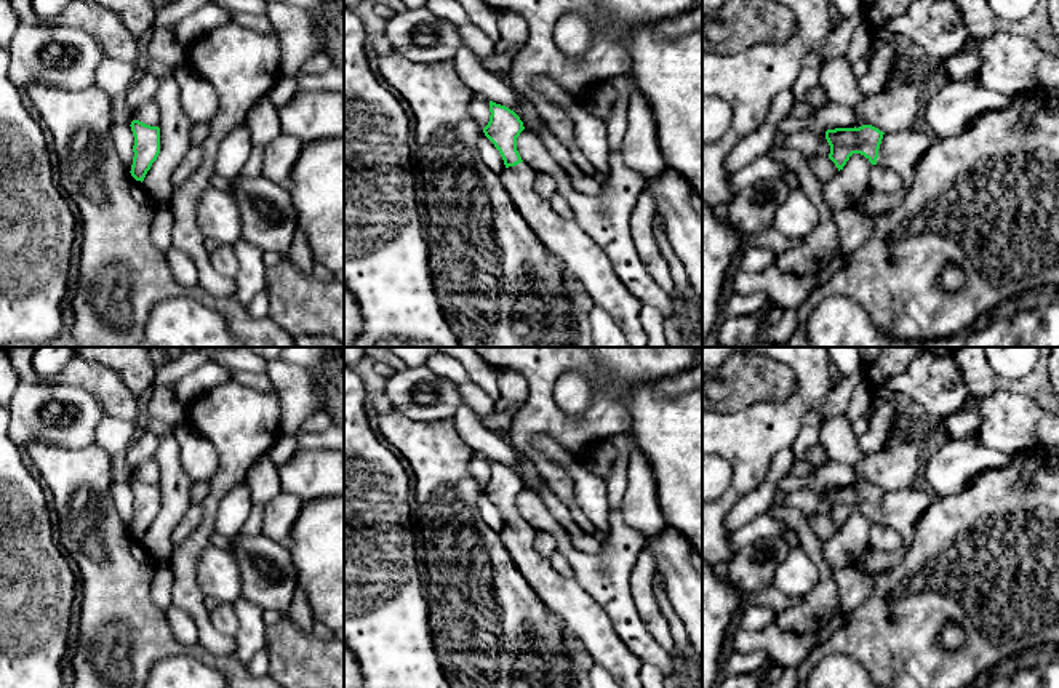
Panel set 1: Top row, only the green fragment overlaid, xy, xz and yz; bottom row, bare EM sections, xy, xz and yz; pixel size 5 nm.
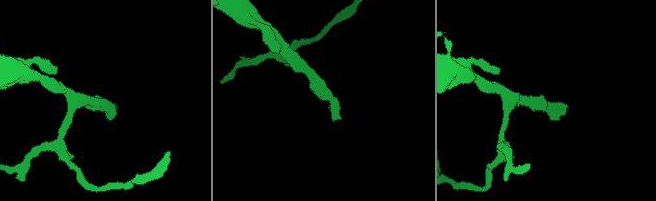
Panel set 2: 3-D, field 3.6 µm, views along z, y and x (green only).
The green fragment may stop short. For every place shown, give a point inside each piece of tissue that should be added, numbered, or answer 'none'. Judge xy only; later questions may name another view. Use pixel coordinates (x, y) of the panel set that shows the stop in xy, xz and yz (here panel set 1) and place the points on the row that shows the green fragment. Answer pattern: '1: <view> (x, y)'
none

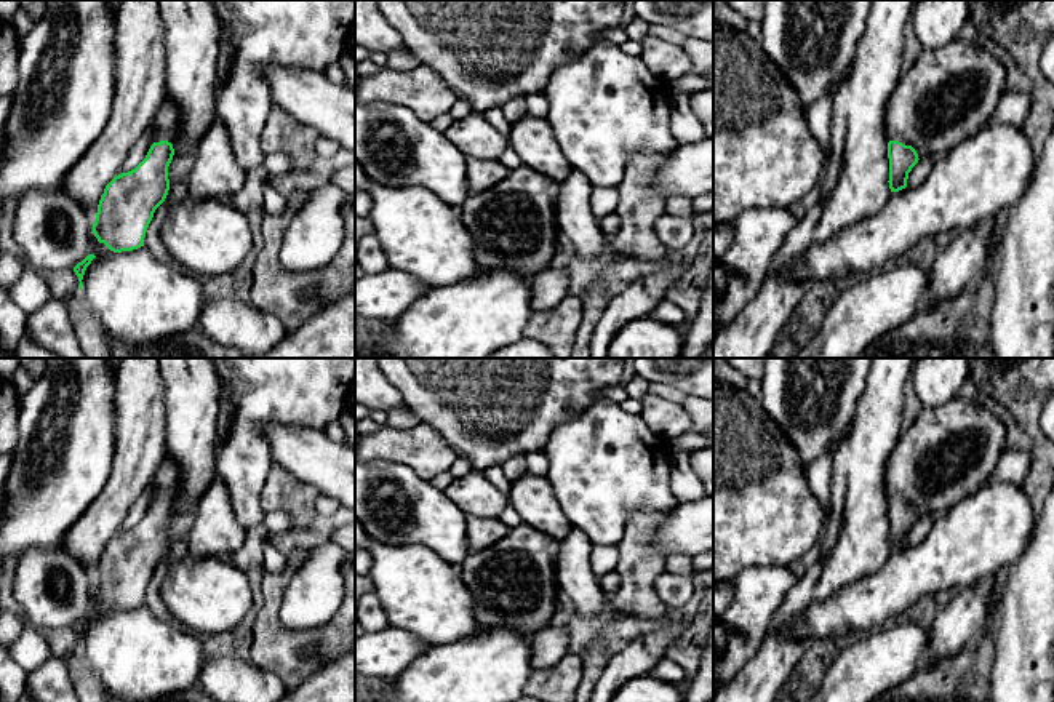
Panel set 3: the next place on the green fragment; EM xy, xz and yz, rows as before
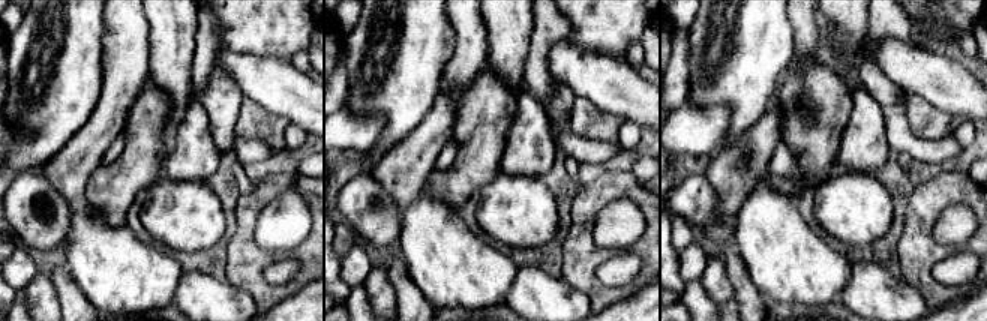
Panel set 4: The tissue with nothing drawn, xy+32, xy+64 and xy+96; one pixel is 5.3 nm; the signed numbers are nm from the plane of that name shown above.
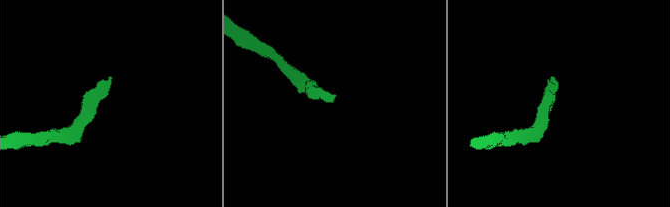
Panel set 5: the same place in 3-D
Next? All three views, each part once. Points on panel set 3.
1: yz (950, 93)

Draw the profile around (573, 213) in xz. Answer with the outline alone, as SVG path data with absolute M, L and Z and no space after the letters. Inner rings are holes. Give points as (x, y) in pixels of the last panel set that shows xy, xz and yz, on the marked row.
M577 170L560 184L555 201L555 221L560 232L573 243L582 261L595 259L606 253L608 238L598 227L590 208L593 185Z

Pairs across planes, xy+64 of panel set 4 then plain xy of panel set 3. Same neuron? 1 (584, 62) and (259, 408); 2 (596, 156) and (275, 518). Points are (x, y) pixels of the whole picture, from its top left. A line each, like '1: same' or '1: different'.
1: different
2: same

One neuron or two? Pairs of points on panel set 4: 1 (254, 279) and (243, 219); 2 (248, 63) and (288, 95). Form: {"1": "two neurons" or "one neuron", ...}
{"1": "one neuron", "2": "one neuron"}

